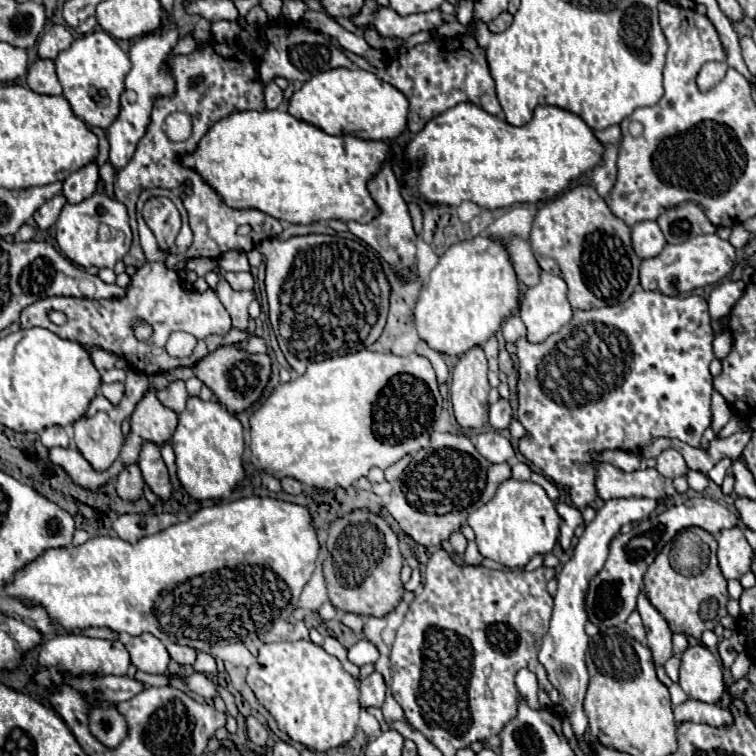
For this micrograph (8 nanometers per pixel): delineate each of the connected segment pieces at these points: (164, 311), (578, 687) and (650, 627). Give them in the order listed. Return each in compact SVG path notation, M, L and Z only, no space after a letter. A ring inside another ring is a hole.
M145 189L140 194L136 209L138 209L140 245L142 245L142 249L146 253L148 263L134 273L134 277L132 277L132 281L128 285L128 293L122 299L76 299L76 297L48 297L48 299L40 299L40 301L28 305L22 311L20 325L24 329L44 327L44 329L56 333L62 339L72 339L72 341L78 341L82 345L92 345L92 347L100 347L104 351L110 351L110 353L118 355L120 359L124 359L130 369L136 369L138 373L144 373L144 375L166 373L166 371L182 367L182 365L192 367L202 357L208 355L208 347L204 343L204 339L208 335L226 335L230 331L230 315L228 315L228 311L224 309L224 305L220 303L218 295L212 289L208 289L204 293L188 291L188 289L182 287L182 281L180 281L178 273L172 271L172 269L166 269L166 265L164 265L168 255L184 253L190 247L190 243L192 243L192 231L190 231L190 225L188 225L188 213L184 205L182 205L181 198L168 189ZM152 196L168 197L178 208L180 215L182 215L182 229L180 229L180 233L176 237L176 243L169 249L160 249L158 247L158 241L156 241L154 233L148 229L148 225L144 223L142 215L140 215L144 201ZM50 311L62 311L68 317L66 325L62 325L62 327L54 325L50 321L50 317L48 317ZM134 319L144 319L144 321L152 323L154 335L148 339L148 343L142 343L142 341L138 341L132 335L130 323ZM174 331L196 333L198 347L194 349L194 353L190 357L184 357L184 359L170 357L168 353L152 355L152 349L154 347L164 347L166 341L168 341L168 335L174 333Z
M628 497L628 499L606 501L596 511L594 521L586 525L586 531L578 539L578 545L574 547L572 557L568 559L568 563L564 563L564 567L558 575L558 591L554 595L554 613L552 613L550 629L544 637L538 659L546 667L550 683L558 689L560 703L566 709L578 739L582 739L584 731L588 729L588 719L582 709L582 701L584 701L586 687L588 687L588 671L586 671L586 663L584 663L586 649L588 649L588 635L584 633L584 625L588 621L586 611L584 611L584 595L588 591L588 583L604 567L604 563L608 559L610 541L612 541L612 537L618 535L620 527L624 523L648 519L650 513L656 509L656 505L658 505L656 499L646 499L646 497Z
M644 589L638 595L638 611L642 615L646 633L648 633L648 647L652 649L654 663L662 665L672 657L672 631L660 611L650 603Z

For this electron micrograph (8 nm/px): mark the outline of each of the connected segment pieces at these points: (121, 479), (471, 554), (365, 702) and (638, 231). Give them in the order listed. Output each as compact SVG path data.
M136 463L126 465L122 473L116 477L116 491L122 499L128 499L128 501L138 499L142 495L142 487L144 487L144 479Z
M470 541L468 543L468 549L466 549L466 553L464 553L464 561L468 563L468 565L478 565L478 563L482 563L482 553L478 551L478 547L476 547L476 543L474 541Z
M374 671L366 679L362 679L360 691L362 691L362 695L360 695L360 705L362 707L382 707L384 693L386 693L384 677L378 671Z
M640 221L632 227L632 245L640 259L654 257L662 251L666 239L656 221Z

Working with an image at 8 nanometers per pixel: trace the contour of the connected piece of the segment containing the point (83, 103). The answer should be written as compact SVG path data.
M94 31L94 33L88 33L88 35L82 35L82 37L74 39L74 43L70 45L70 49L62 51L56 57L54 63L56 63L56 75L60 79L60 85L64 87L64 97L72 105L72 111L82 121L86 121L88 125L106 129L116 119L116 115L120 111L120 95L124 91L124 77L132 69L132 63L128 59L128 55L118 47L118 43L106 31Z

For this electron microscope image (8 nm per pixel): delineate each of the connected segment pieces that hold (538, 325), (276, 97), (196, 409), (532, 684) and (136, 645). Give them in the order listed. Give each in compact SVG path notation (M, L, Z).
M542 271L540 283L528 287L520 299L520 317L528 329L530 343L540 343L560 331L572 317L564 279Z
M264 83L264 101L268 109L276 109L282 103L282 89L276 83Z
M190 397L184 413L178 415L172 447L176 453L178 479L194 499L226 499L236 483L244 479L244 429L238 417L220 401L202 401L200 397Z
M520 669L516 675L516 687L518 687L520 695L526 697L528 705L540 707L540 703L538 703L538 681L536 681L536 675L532 671Z
M142 633L138 637L130 637L126 649L130 651L132 663L144 673L166 673L170 655L162 641L152 633Z

